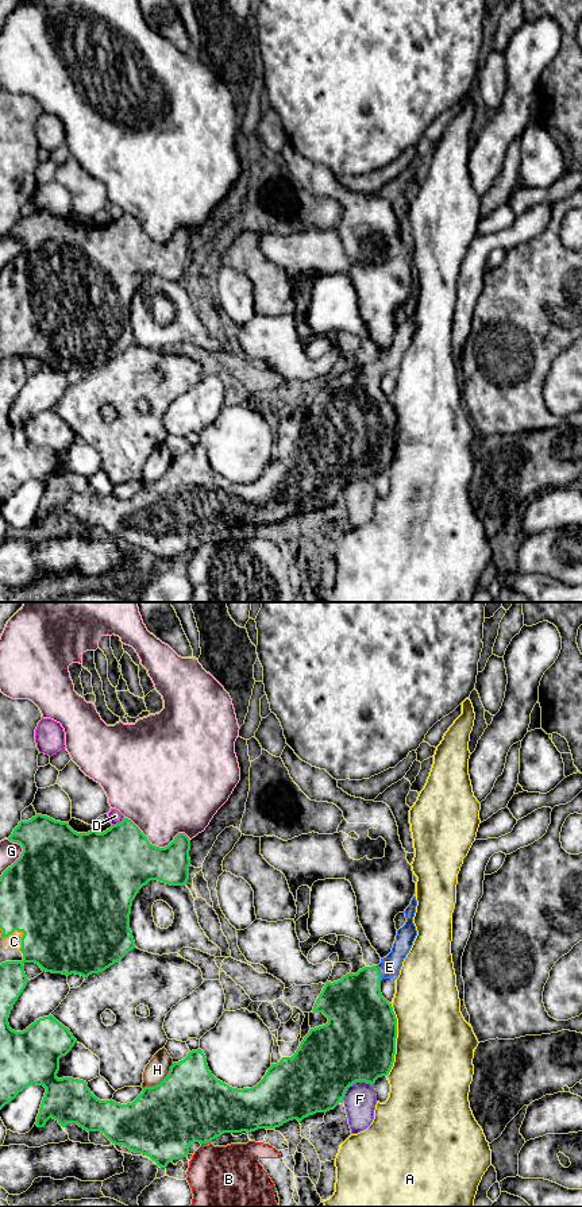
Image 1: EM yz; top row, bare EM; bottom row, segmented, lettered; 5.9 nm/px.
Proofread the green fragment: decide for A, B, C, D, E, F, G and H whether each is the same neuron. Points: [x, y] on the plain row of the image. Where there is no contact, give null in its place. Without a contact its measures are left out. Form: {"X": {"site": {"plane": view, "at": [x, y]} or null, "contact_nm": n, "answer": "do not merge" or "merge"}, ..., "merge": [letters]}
{"A": {"site": {"plane": "yz", "at": [394, 435]}, "contact_nm": 440, "answer": "do not merge"}, "B": {"site": {"plane": "yz", "at": [205, 538]}, "contact_nm": 60, "answer": "do not merge"}, "C": {"site": {"plane": "yz", "at": [16, 324]}, "contact_nm": 180, "answer": "merge"}, "D": {"site": {"plane": "yz", "at": [119, 218]}, "contact_nm": 90, "answer": "do not merge"}, "E": {"site": {"plane": "yz", "at": [378, 367]}, "contact_nm": 90, "answer": "merge"}, "F": {"site": {"plane": "yz", "at": [354, 477]}, "contact_nm": 220, "answer": "do not merge"}, "G": {"site": {"plane": "yz", "at": [157, 242]}, "contact_nm": 420, "answer": "do not merge"}, "H": {"site": {"plane": "yz", "at": [162, 475]}, "contact_nm": 240, "answer": "do not merge"}, "merge": ["C", "E"]}

